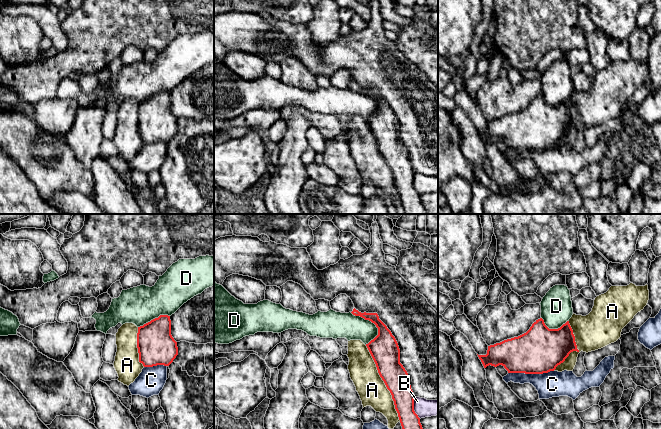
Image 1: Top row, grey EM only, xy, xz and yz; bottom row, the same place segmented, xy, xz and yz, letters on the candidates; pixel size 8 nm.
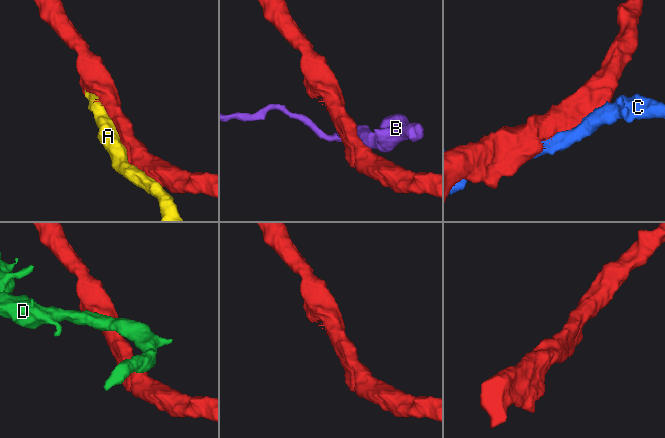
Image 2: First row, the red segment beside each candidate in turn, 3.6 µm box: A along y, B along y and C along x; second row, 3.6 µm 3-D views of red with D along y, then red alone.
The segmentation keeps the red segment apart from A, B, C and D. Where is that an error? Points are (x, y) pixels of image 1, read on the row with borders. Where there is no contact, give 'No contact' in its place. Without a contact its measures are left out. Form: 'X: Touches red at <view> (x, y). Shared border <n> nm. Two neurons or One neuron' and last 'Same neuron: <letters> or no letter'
A: Touches red at xz (384, 382). Shared border 700 nm. One neuron
B: Touches red at xz (413, 408). Shared border 180 nm. Two neurons
C: Touches red at yz (530, 373). Shared border 360 nm. Two neurons
D: Touches red at xz (372, 322). Shared border 300 nm. Two neurons
Same neuron: A

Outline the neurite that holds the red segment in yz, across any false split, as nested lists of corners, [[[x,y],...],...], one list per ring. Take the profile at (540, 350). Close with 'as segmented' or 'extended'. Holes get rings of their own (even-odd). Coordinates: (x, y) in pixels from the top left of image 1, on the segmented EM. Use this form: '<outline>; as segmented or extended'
[[[648,285],[611,286],[609,290],[597,296],[592,311],[586,315],[572,317],[558,329],[549,329],[542,318],[536,320],[530,329],[511,339],[488,346],[486,355],[478,355],[484,368],[502,365],[508,373],[543,374],[550,371],[573,371],[578,354],[601,349],[616,342],[622,329],[644,309],[649,300]]]; extended

